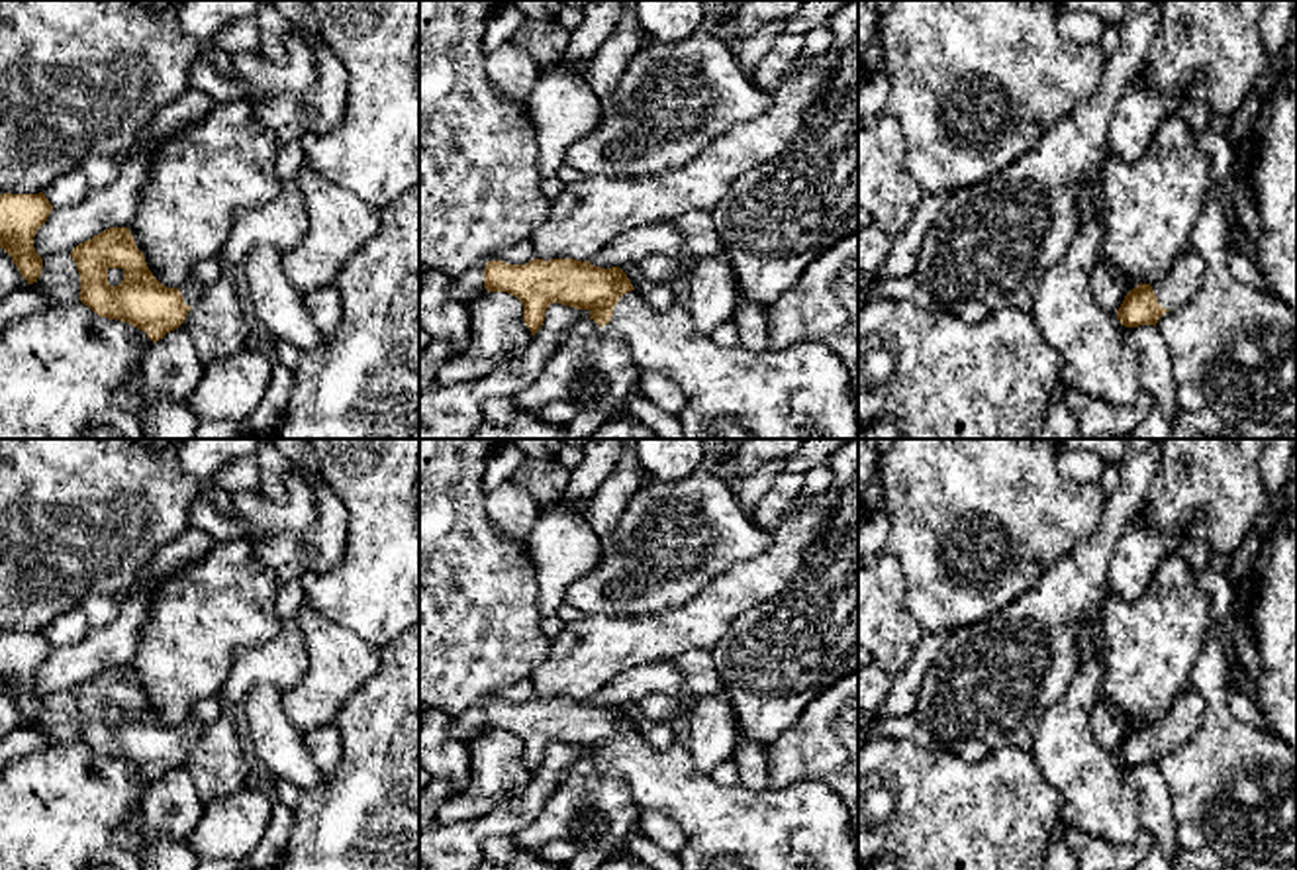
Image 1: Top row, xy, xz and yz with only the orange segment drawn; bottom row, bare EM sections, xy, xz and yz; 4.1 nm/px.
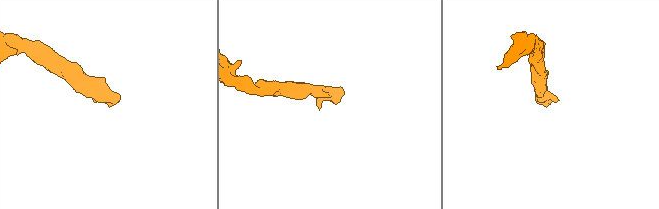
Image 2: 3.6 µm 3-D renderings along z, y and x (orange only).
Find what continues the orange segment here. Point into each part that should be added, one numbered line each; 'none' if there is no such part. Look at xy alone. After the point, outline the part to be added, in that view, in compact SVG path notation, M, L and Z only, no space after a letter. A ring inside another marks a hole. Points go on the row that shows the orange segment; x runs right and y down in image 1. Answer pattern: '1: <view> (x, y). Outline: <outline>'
1: xy (192, 289). Outline: M188 274L178 290L184 298L184 304L194 306L208 288L210 286L202 284L196 276Z

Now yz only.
1: yz (1182, 283). Outline: M1185 251L1166 272L1166 276L1152 284L1158 304L1166 310L1183 308L1203 288L1209 268L1195 251Z

